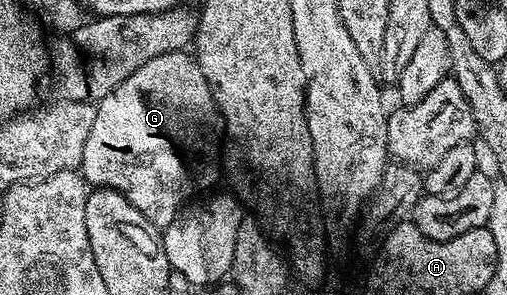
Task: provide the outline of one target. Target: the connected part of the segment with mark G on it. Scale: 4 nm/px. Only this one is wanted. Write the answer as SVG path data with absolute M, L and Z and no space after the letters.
M187 51L158 55L157 58L150 59L143 67L138 67L137 71L129 75L120 86L113 88L109 95L97 101L97 119L93 119L89 139L85 139L85 155L81 172L88 186L112 189L125 195L125 199L129 199L129 203L133 203L133 207L137 207L137 211L141 211L141 215L149 219L149 223L153 223L162 231L169 227L169 223L173 223L175 216L184 208L183 200L194 191L195 185L207 189L214 183L215 152L219 149L219 137L221 141L221 114L216 106L215 96L211 93L211 84L205 79L205 75L201 75L198 60Z

